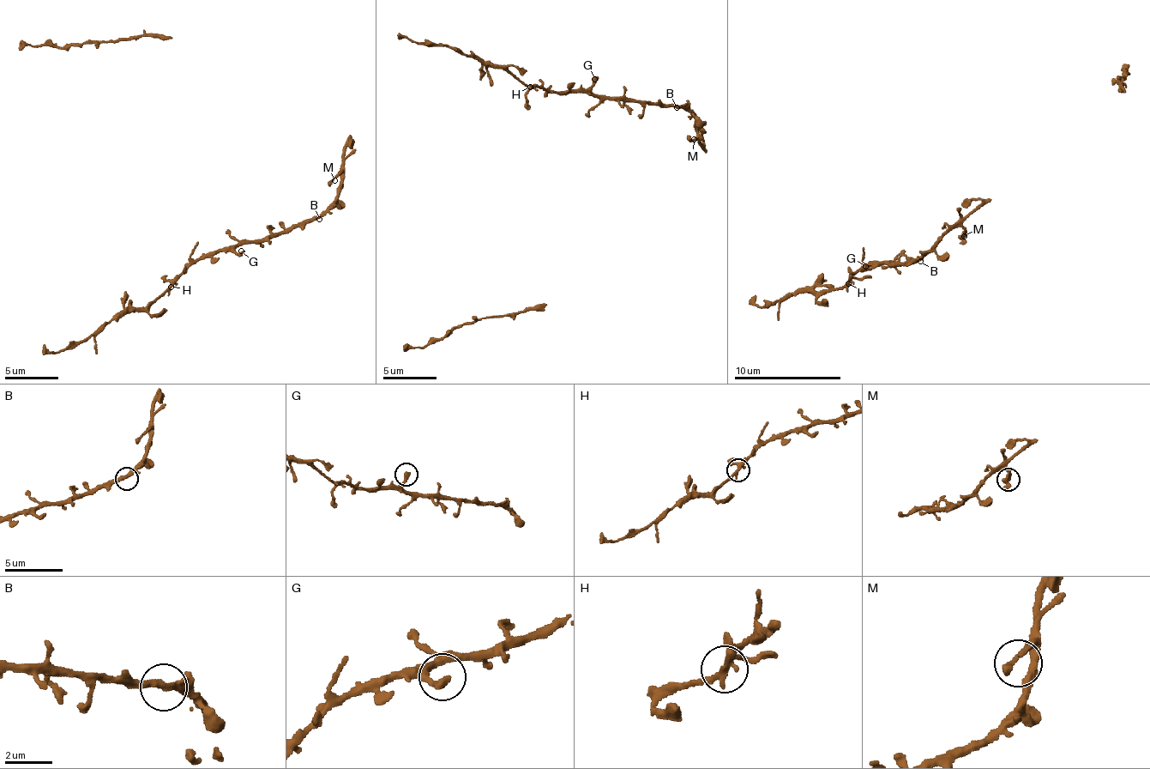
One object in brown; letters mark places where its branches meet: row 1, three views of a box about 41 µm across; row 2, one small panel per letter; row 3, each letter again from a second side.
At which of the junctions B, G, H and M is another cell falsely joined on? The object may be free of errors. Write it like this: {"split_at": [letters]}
{"split_at": []}

